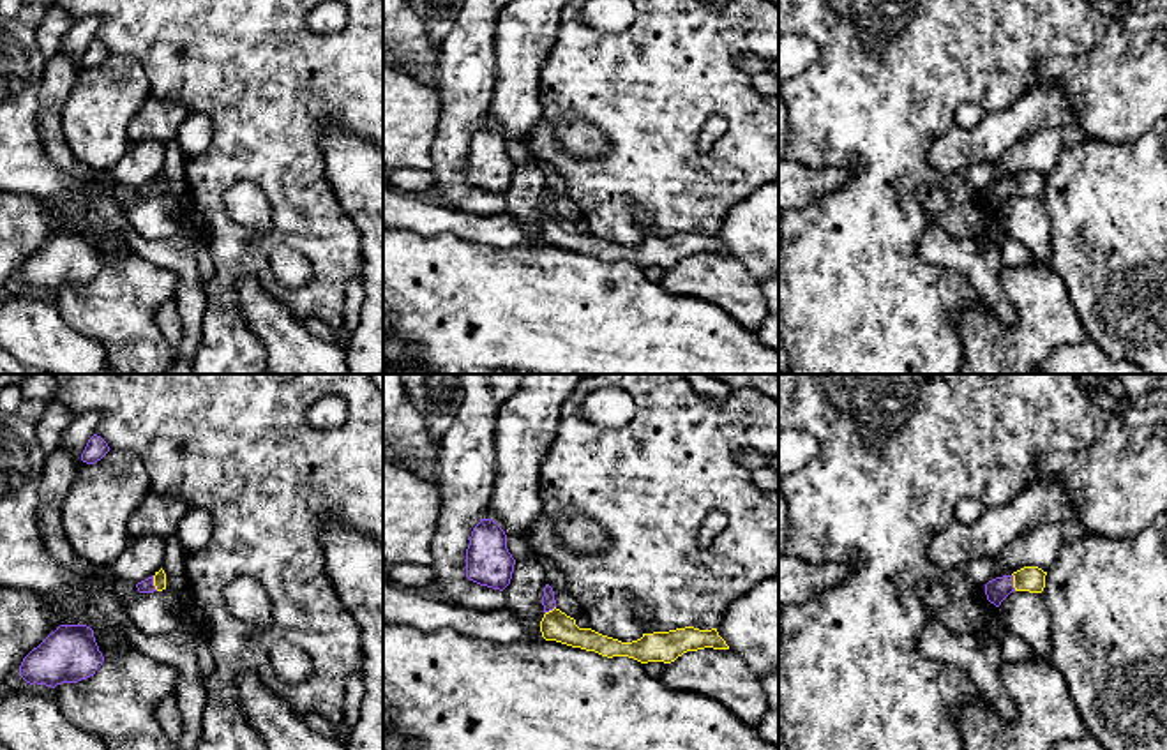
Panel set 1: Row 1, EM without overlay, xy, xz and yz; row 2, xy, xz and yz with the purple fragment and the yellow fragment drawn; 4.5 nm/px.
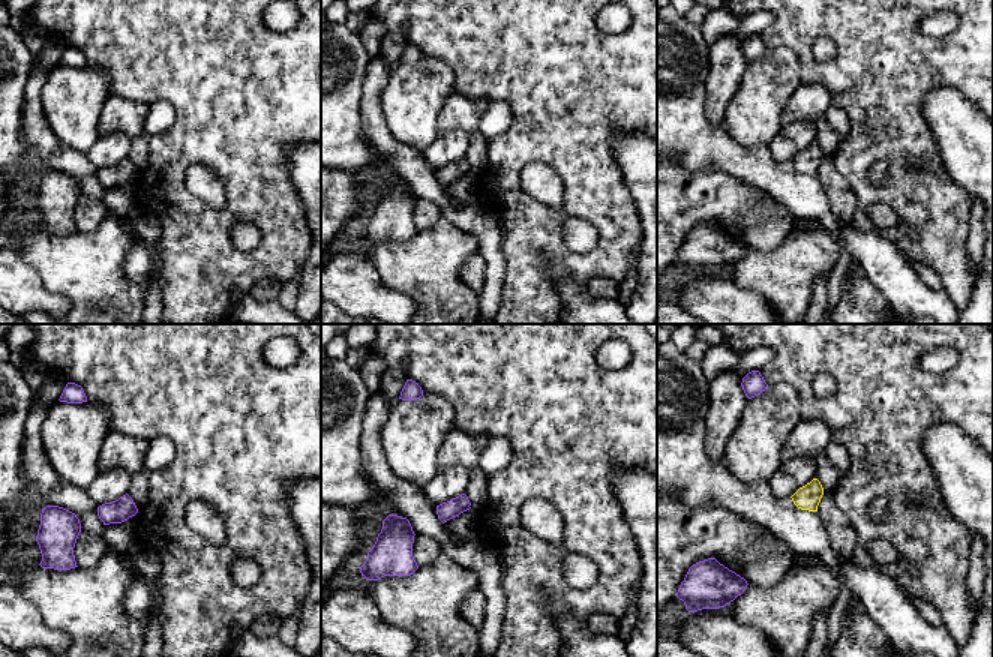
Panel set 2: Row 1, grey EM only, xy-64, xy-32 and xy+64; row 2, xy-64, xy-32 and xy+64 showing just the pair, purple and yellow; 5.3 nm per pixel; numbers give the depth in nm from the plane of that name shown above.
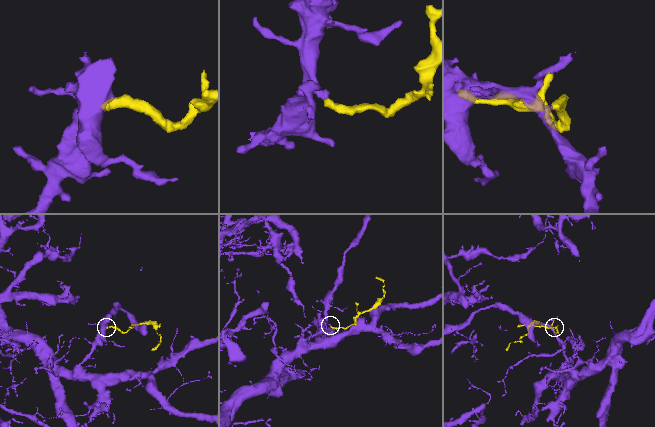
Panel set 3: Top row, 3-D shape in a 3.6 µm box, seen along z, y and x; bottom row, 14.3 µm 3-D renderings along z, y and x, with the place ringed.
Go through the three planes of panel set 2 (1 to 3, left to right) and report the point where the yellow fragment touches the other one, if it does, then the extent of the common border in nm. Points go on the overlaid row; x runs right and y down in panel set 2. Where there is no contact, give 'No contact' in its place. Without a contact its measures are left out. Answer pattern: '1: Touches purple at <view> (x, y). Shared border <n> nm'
1: No contact
2: No contact
3: No contact

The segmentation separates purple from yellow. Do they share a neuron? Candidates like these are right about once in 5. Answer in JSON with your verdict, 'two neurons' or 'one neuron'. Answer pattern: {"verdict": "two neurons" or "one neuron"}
{"verdict": "one neuron"}

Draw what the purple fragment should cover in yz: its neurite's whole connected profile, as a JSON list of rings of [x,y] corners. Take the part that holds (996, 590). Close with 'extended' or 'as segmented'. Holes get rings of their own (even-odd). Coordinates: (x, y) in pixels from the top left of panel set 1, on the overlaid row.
[[[1024,566],[1012,575],[996,577],[985,584],[987,600],[999,607],[1012,591],[1042,593],[1045,575],[1047,572],[1038,566]]] | extended

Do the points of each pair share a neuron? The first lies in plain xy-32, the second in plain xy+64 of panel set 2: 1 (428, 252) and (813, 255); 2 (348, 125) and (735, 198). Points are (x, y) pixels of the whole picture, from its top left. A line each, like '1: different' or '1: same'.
1: same
2: different

